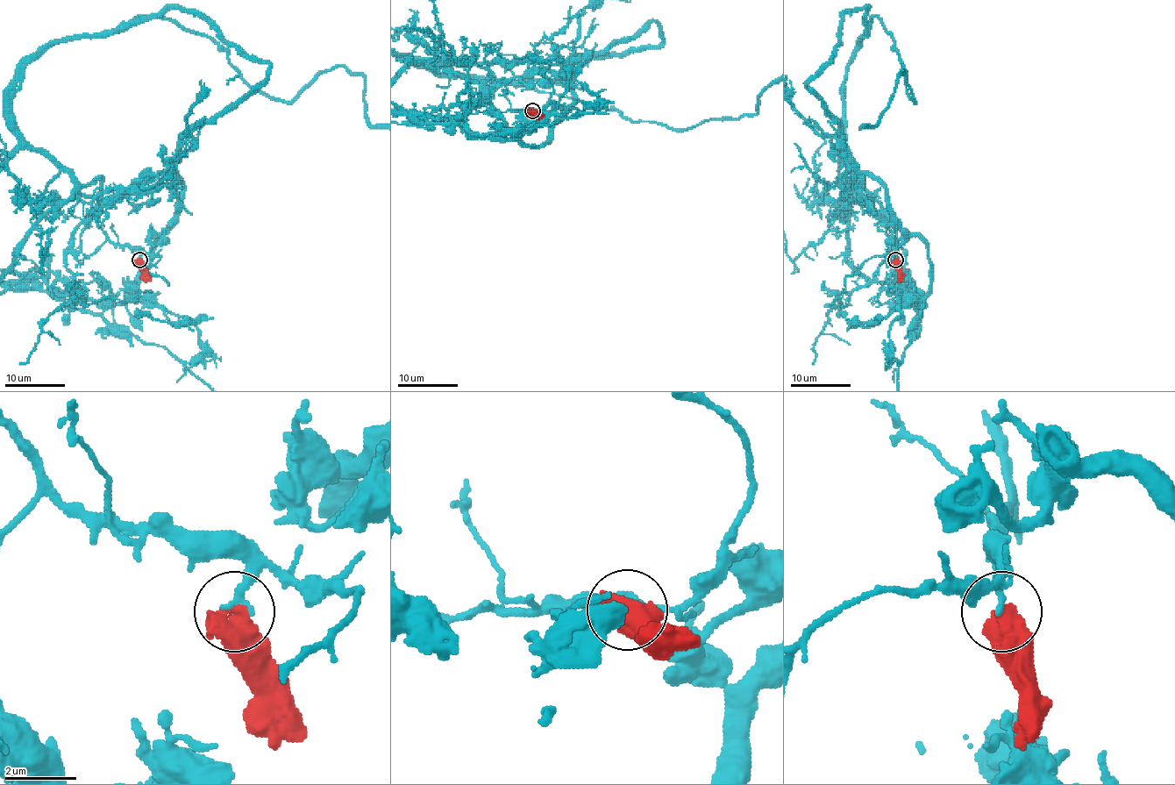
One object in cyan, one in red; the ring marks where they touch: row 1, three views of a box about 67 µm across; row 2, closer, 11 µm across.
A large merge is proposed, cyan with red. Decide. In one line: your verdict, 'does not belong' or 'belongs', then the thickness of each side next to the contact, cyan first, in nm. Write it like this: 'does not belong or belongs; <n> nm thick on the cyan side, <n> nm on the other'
does not belong; 190 nm thick on the cyan side, 750 nm on the other

